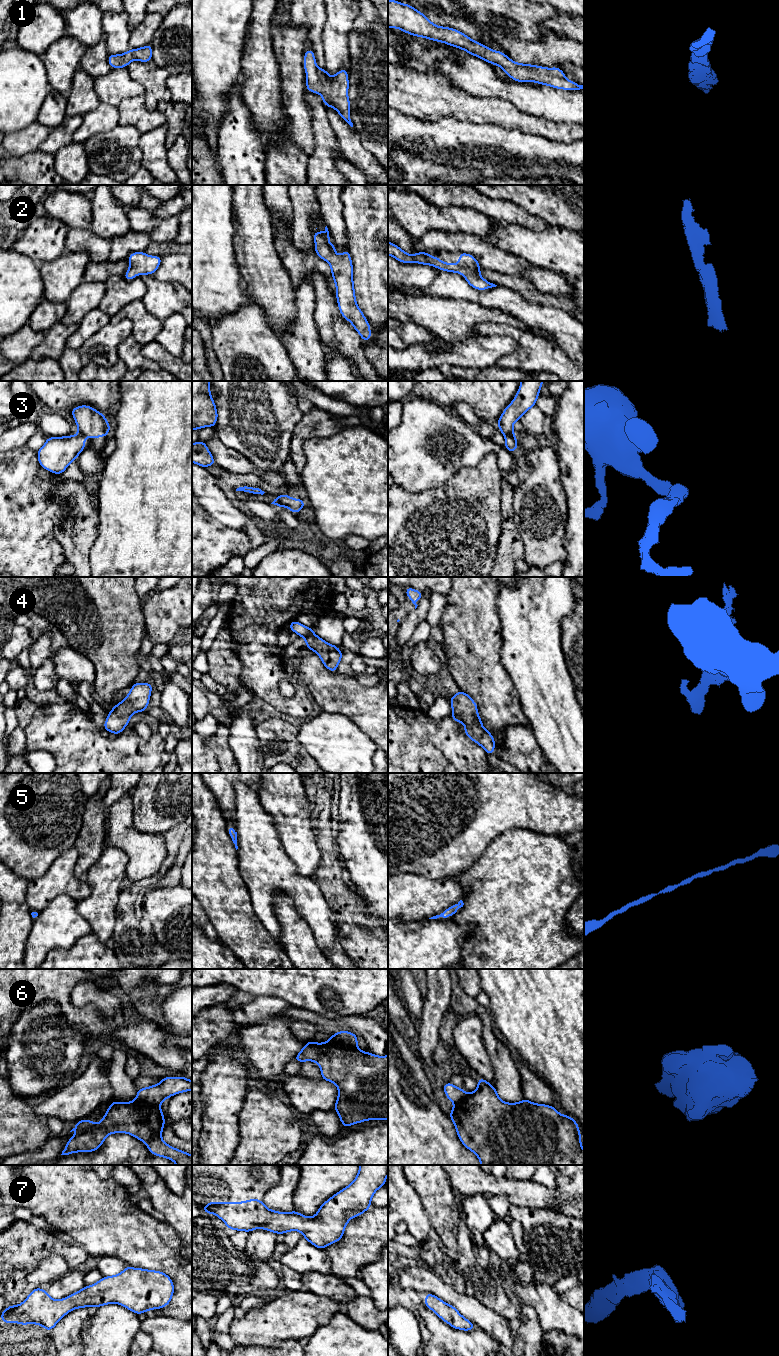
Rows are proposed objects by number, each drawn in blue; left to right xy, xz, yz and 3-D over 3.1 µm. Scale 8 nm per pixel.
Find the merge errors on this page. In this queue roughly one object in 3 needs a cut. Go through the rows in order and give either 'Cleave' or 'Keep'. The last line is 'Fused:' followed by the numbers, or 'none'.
1: Keep
2: Keep
3: Cleave
4: Keep
5: Keep
6: Cleave
7: Keep
Fused: 3, 6

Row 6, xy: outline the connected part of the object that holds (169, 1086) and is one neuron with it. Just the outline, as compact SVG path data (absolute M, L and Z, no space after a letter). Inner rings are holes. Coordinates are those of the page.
M164 1077L157 1085L137 1090L136 1099L155 1105L178 1093L192 1090L192 1081L183 1077Z

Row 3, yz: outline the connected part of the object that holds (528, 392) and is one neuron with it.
M521 381L514 400L503 410L502 416L496 422L504 436L514 434L514 422L520 420L530 408L536 405L543 384L543 381Z

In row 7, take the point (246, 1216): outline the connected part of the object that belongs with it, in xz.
M359 1165L359 1172L354 1181L343 1188L319 1208L315 1216L307 1217L295 1210L286 1213L268 1209L261 1199L248 1199L243 1202L207 1202L201 1207L204 1213L215 1214L229 1230L246 1231L261 1228L275 1234L285 1234L293 1230L299 1231L313 1246L324 1250L327 1245L339 1242L344 1234L346 1225L351 1218L362 1215L371 1208L371 1199L374 1193L385 1186L388 1174L388 1165Z

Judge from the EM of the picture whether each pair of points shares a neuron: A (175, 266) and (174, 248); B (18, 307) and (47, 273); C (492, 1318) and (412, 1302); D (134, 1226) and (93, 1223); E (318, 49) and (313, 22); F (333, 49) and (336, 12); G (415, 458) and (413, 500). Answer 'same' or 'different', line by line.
A: different
B: different
C: different
D: same
E: same
F: same
G: different

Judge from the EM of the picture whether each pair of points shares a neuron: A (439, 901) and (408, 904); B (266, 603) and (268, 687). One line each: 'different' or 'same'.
A: same
B: same

